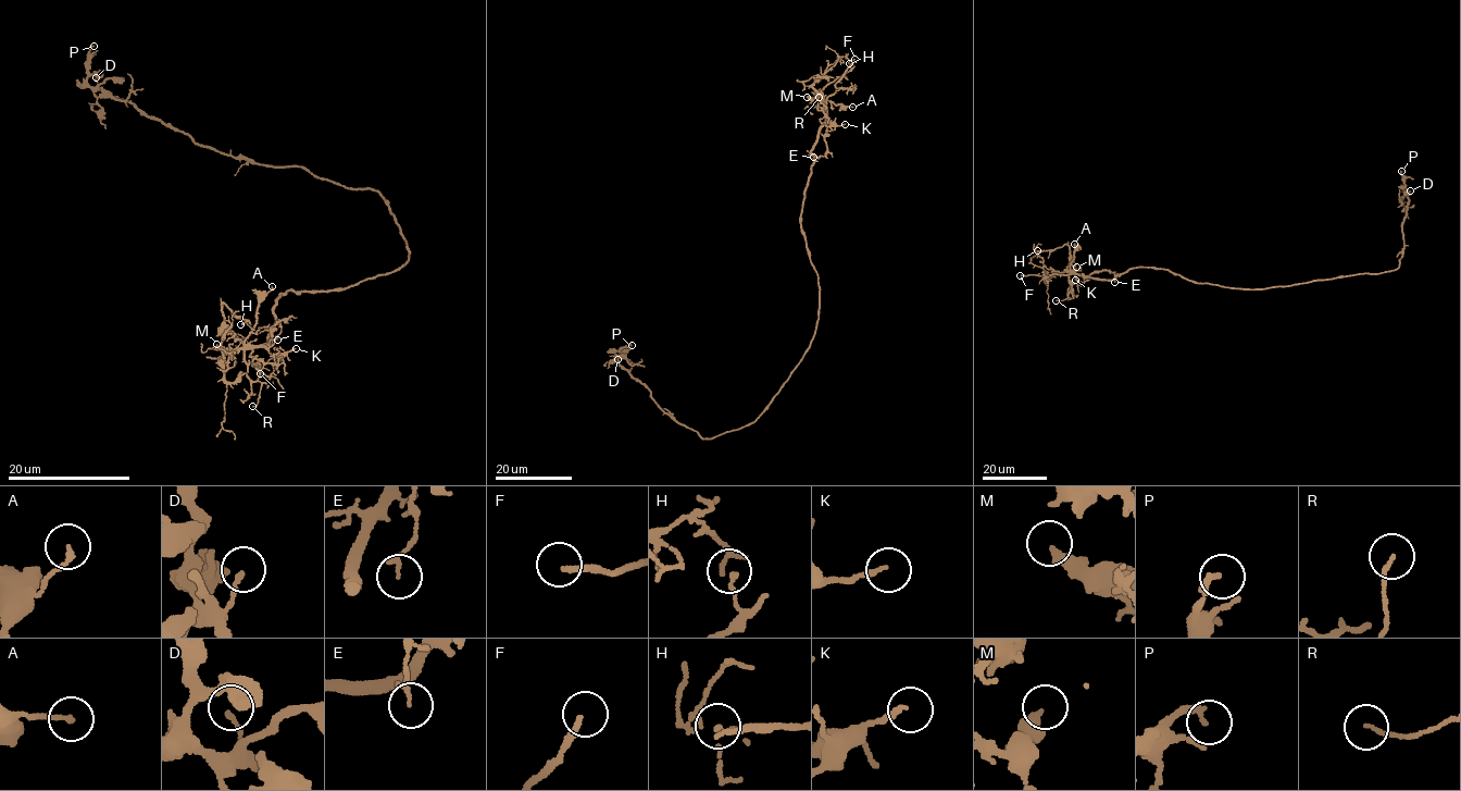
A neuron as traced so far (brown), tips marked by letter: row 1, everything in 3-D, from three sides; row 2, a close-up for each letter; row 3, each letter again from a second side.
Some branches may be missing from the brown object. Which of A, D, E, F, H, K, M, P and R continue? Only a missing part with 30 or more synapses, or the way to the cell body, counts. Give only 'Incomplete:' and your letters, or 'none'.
Incomplete: F

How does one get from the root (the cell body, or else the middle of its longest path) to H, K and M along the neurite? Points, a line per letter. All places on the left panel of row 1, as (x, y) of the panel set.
H: (407, 249), (404, 263), (379, 276), (277, 296), (262, 347), (228, 330), (223, 304), (247, 321), (240, 324)
K: (407, 249), (404, 263), (379, 276), (277, 296), (262, 346), (283, 356), (296, 348)
M: (407, 249), (404, 263), (379, 276), (277, 296), (262, 347), (232, 351), (216, 344)

